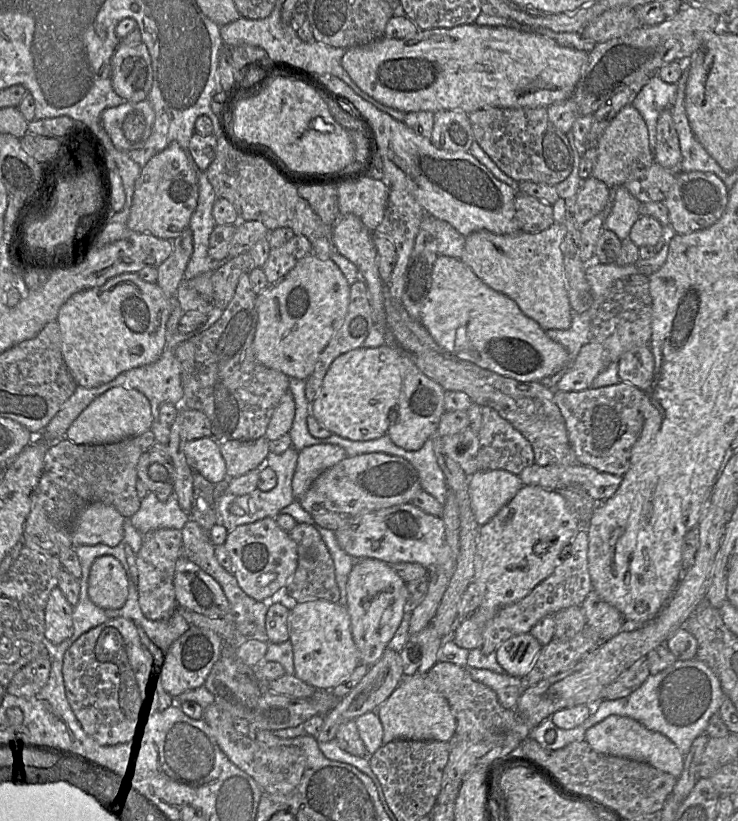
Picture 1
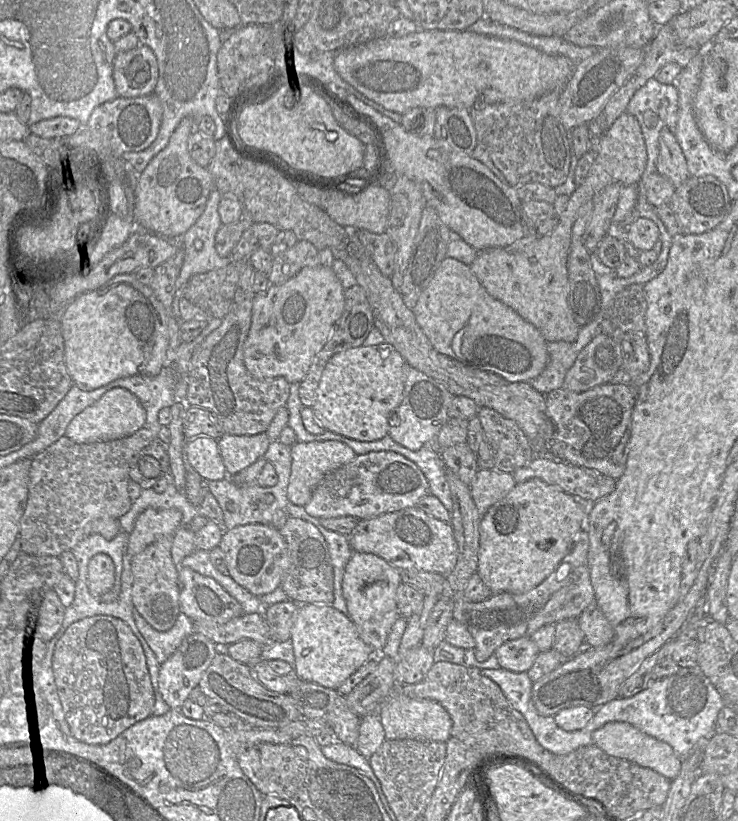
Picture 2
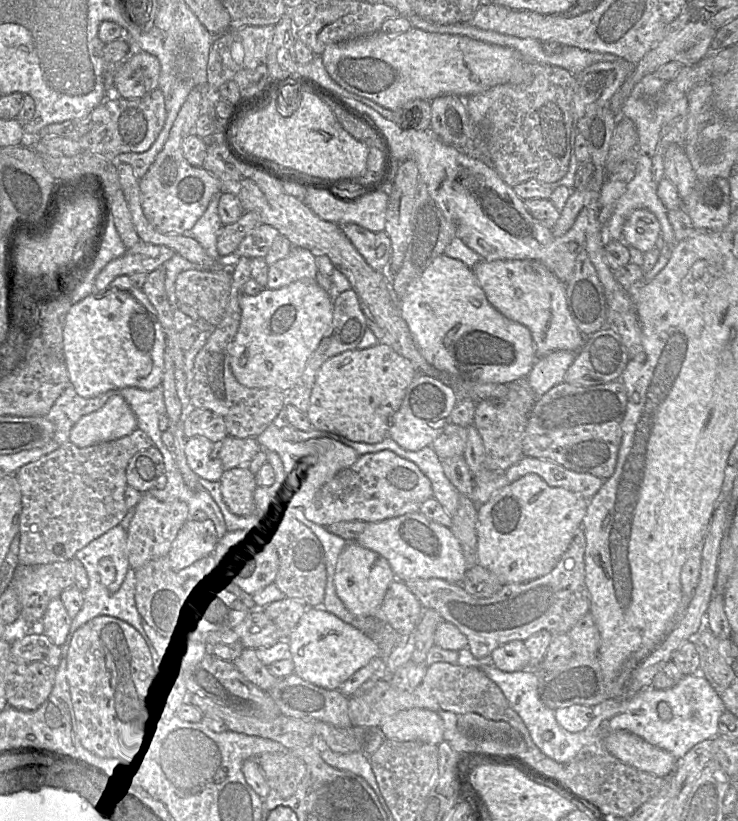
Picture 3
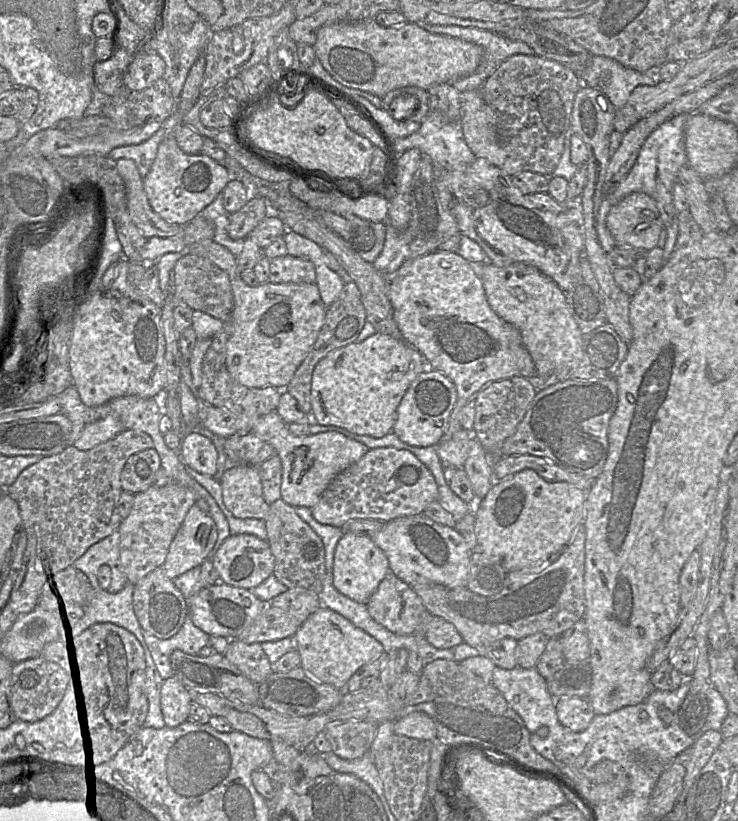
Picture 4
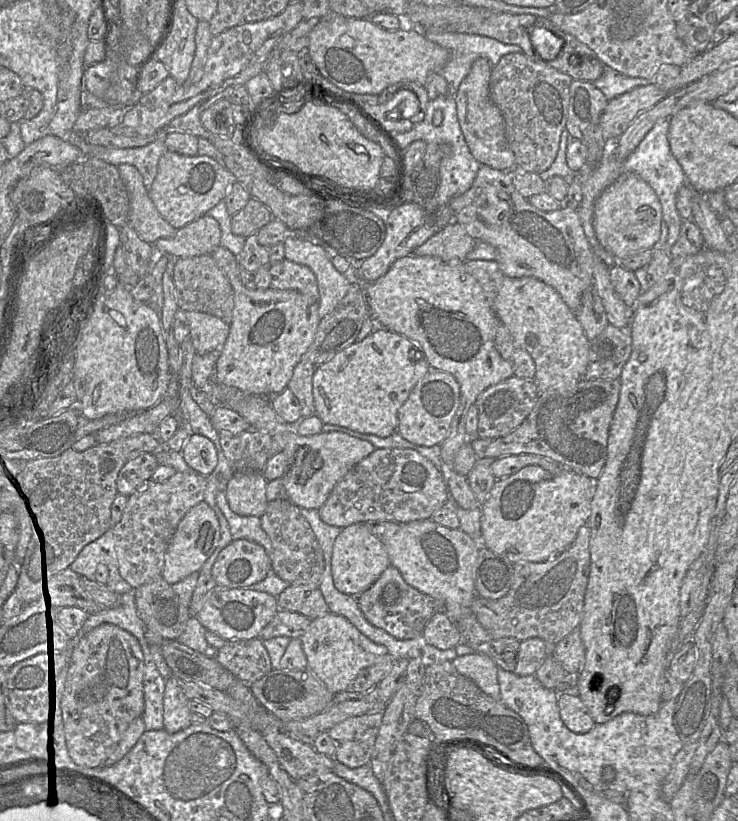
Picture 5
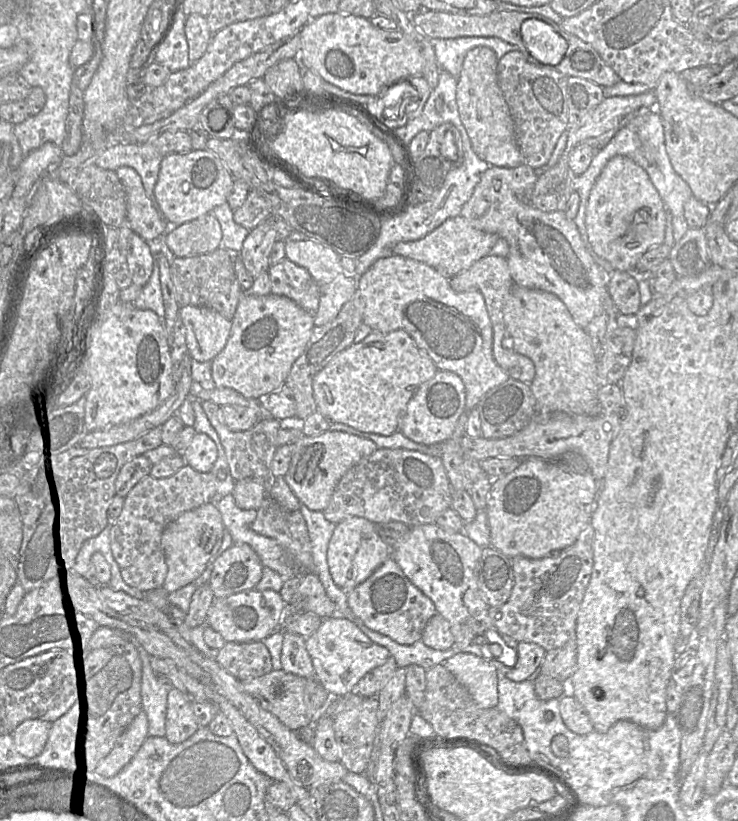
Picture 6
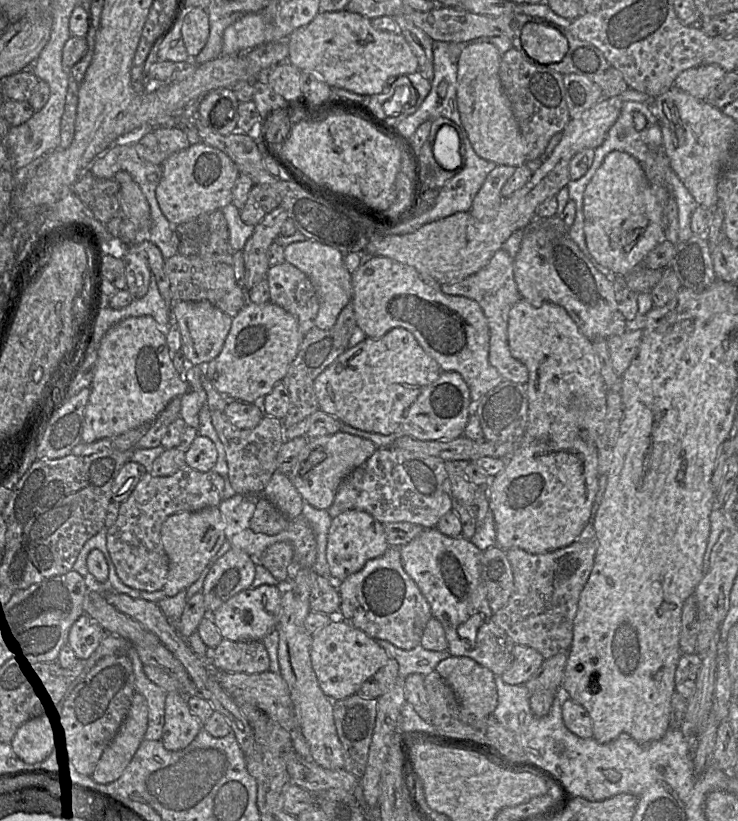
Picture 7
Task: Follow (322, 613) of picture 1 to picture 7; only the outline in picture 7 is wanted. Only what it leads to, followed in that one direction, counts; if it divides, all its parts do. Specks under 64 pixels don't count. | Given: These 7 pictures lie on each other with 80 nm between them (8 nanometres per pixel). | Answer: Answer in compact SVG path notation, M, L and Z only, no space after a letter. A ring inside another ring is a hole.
M336 617L312 635L310 658L322 692L336 701L357 694L361 685L384 667L390 657L376 640Z

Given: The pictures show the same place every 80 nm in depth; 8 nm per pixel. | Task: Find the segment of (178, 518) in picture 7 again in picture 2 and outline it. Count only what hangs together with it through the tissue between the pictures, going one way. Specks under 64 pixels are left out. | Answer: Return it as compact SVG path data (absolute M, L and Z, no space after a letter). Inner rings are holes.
M211 520L198 531L192 531L188 526L179 527L174 534L171 556L176 566L182 560L198 550L212 550L219 546L224 533Z

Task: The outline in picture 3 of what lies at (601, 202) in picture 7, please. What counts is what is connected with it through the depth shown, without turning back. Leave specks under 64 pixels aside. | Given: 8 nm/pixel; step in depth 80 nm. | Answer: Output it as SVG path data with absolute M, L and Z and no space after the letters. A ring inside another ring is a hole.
M636 209L627 217L622 228L622 240L645 253L655 248L661 233L657 217L647 209Z

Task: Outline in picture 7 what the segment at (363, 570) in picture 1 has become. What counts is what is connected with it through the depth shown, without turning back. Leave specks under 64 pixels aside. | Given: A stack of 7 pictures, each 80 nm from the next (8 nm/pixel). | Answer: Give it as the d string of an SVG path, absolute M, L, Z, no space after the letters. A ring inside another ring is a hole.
M347 510L332 519L326 547L326 559L335 583L360 571L368 560L381 557L389 548L384 525L372 515L360 510Z

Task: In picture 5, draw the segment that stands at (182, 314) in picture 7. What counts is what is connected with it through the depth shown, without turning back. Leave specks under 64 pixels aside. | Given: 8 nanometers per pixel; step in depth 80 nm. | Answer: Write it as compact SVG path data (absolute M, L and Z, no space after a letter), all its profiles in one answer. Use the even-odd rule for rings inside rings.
M186 311L189 337L197 354L221 350L227 340L230 325L222 319L204 312Z

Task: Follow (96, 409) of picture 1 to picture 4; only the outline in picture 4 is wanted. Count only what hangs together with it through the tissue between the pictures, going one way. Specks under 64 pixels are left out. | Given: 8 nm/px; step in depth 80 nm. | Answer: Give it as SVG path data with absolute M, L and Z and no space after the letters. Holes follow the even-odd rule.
M108 415L86 425L81 436L73 443L73 446L81 451L92 449L100 443L113 439L124 429L116 415Z

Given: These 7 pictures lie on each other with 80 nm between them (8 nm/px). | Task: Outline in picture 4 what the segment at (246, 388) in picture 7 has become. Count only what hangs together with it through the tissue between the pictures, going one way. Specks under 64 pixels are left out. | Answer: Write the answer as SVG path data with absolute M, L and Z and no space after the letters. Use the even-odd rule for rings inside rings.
M205 239L193 243L186 250L188 250L188 254L211 260L229 276L234 297L232 332L226 344L226 366L230 375L238 383L248 388L273 387L286 391L287 385L315 343L325 321L327 307L322 302L317 284L275 284L268 282L250 287L241 278L241 273L237 267L237 256L234 256L226 247L214 240Z

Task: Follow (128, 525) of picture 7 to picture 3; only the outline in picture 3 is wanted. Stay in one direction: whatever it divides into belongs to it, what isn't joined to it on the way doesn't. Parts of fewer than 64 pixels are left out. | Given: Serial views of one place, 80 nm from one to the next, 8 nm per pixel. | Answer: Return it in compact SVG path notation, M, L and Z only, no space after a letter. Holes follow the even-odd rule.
M148 492L142 493L135 506L135 514L126 530L126 551L129 567L137 570L149 561L168 555L172 542L187 520L188 506L186 503L179 500L162 502Z

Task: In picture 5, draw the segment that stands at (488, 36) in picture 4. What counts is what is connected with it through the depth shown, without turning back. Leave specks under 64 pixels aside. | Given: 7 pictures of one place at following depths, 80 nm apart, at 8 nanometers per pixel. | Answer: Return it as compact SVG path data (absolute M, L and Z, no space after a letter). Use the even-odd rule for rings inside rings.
M418 28L428 40L450 52L448 62L440 71L449 85L450 95L456 95L476 59L485 57L494 68L502 56L522 52L518 45L504 44L486 36L453 32L435 33L427 28Z

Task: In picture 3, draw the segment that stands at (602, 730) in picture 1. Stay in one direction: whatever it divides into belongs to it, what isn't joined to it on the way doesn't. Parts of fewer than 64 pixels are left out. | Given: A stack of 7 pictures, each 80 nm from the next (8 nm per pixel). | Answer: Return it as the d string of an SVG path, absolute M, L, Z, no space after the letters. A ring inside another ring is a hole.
M625 730L609 733L604 747L624 764L660 778L670 777L677 766L672 754Z

